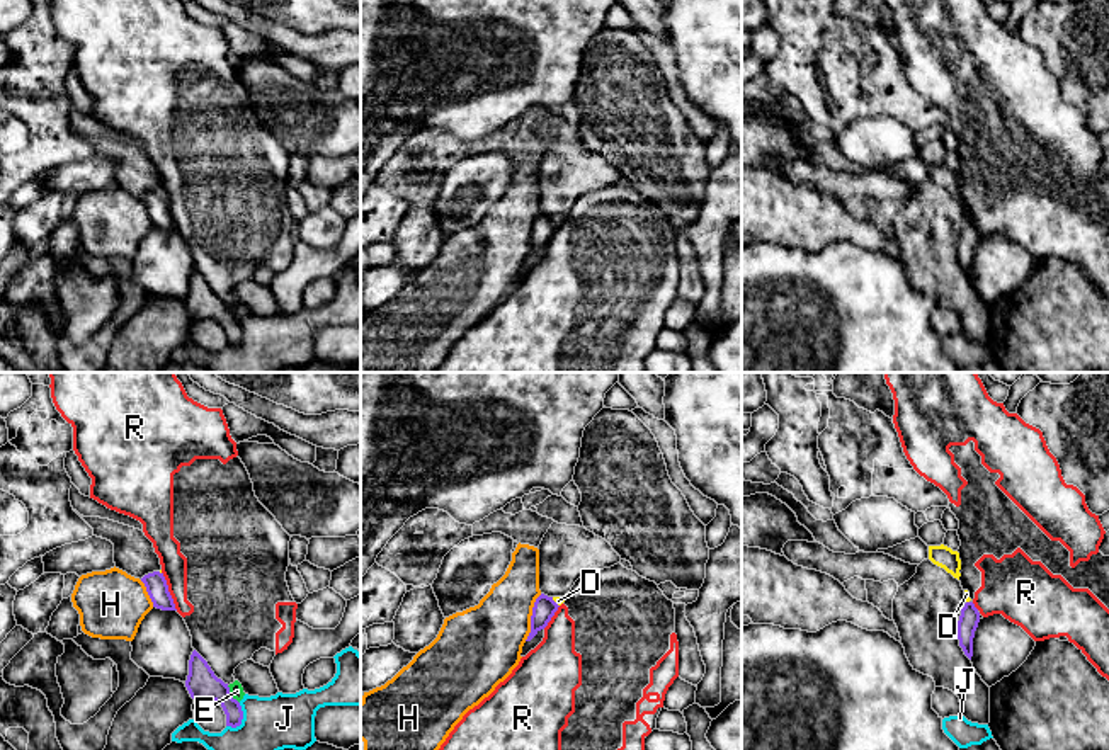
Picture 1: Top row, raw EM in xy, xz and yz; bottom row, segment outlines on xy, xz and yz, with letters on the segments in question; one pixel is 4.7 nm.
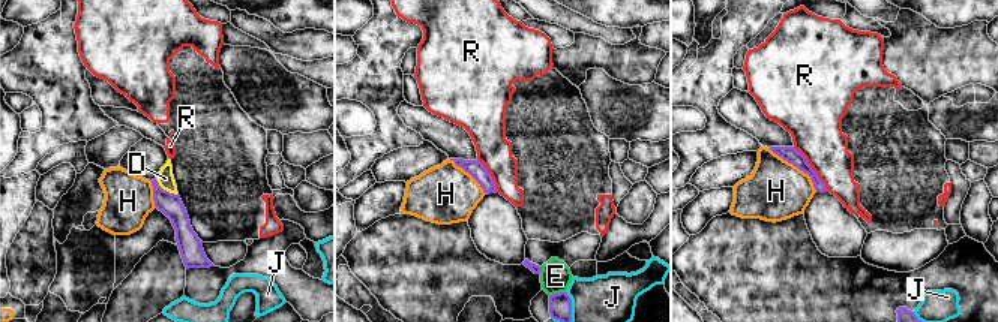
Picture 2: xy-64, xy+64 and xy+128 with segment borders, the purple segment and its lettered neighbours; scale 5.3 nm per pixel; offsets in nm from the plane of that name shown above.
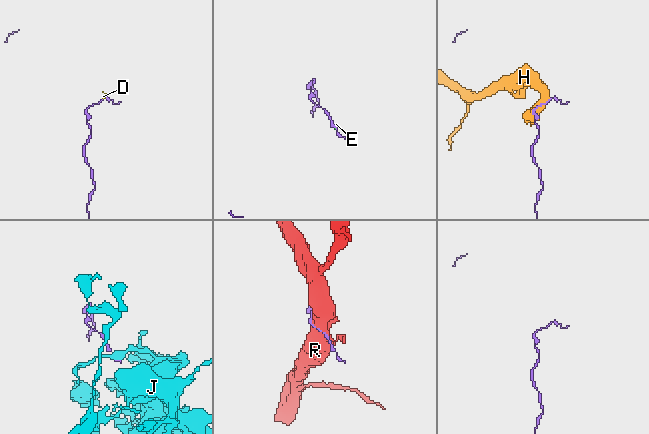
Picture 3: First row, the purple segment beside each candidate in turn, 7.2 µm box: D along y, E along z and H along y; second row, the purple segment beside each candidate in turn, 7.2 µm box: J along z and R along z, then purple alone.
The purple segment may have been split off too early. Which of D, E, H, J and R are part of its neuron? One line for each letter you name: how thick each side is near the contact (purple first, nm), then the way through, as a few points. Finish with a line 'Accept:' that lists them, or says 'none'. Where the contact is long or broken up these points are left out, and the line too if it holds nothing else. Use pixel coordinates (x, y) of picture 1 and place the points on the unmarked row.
D: 110 nm thick on the purple side, 40 nm on the other; runs through xz (545, 227), (555, 221), (558, 220)
Accept: D

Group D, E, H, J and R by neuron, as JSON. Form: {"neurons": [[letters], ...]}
{"neurons": [["D"], ["E", "R"], ["H"], ["J"]]}

